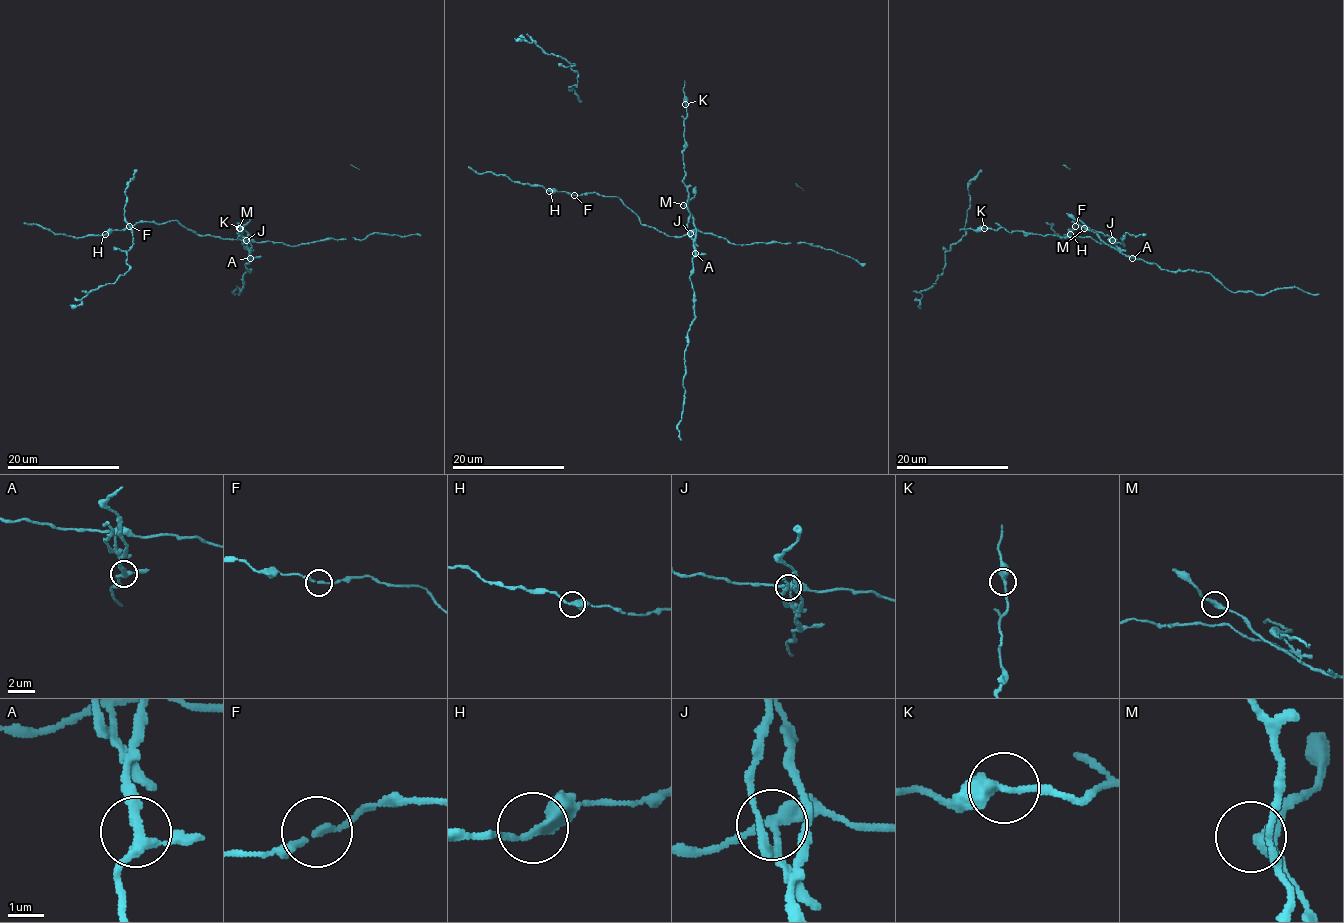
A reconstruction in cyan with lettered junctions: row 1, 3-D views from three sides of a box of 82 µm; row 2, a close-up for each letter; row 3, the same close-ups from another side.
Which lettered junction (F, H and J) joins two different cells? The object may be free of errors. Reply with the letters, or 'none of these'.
J

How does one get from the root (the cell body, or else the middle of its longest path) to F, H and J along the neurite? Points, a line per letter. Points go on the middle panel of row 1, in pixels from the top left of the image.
F: (617, 198), (594, 192), (573, 195)
H: (617, 198), (594, 192), (572, 195), (549, 191)
J: (617, 198), (642, 224), (669, 236), (691, 233)

